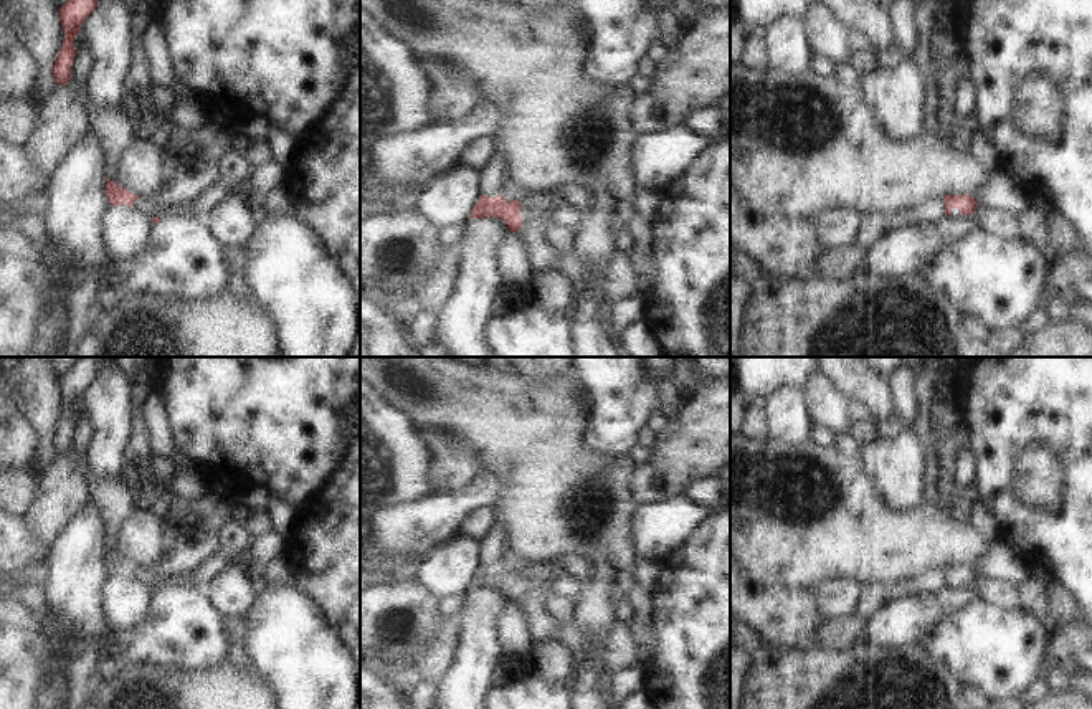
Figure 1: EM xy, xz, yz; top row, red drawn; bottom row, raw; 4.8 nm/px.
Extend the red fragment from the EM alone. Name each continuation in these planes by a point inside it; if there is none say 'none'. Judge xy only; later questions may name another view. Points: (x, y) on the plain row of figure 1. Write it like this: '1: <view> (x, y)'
1: xy (174, 580)

